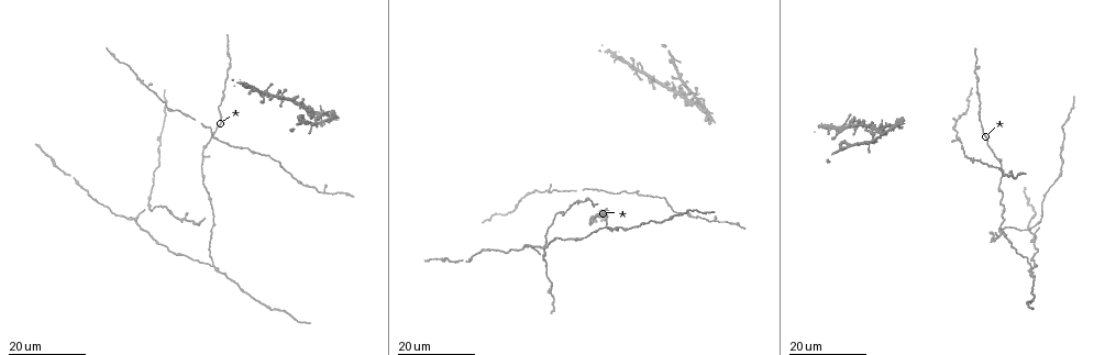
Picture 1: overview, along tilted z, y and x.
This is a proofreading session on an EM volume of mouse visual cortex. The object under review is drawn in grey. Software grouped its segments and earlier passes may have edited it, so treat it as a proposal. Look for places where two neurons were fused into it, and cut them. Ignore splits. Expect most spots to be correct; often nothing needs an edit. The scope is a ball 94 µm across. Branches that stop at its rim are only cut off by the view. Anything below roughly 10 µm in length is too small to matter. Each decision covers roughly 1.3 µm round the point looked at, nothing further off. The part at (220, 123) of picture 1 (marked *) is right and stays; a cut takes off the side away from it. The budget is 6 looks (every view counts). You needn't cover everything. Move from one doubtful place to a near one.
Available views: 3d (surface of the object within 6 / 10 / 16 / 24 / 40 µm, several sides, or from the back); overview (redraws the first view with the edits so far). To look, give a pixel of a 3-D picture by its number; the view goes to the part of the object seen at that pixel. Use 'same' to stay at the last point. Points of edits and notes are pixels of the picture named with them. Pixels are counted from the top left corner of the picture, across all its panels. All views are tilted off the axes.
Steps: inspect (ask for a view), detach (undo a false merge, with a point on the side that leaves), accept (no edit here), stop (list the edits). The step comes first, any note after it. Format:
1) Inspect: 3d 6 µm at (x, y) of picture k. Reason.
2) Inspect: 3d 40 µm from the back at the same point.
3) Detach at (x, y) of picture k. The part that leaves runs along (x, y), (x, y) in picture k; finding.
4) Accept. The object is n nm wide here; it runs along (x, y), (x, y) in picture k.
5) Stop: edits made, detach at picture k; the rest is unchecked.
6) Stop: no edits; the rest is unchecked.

Inspect: 3d 24 µm at (614, 230) of picture 1. Three arms meet.

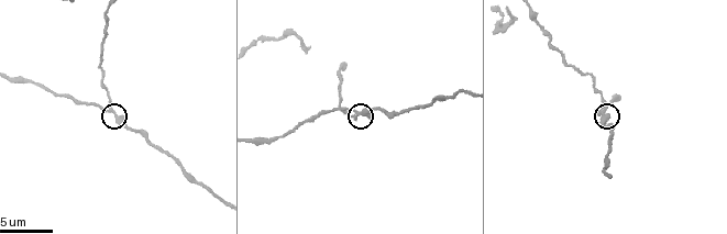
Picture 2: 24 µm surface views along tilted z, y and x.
Inspect: 3d 10 µm at (110, 110) of picture 2. Closer look.

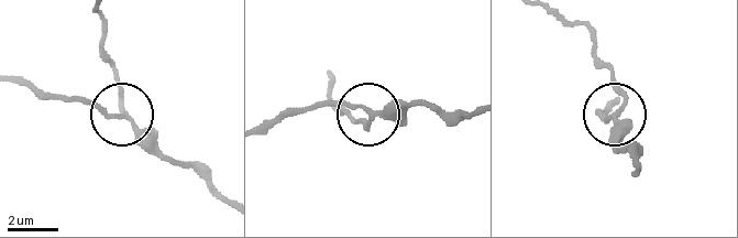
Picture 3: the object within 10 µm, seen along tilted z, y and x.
Inspect: 3d 6 µm at (611, 117) of picture 3. Closer look.

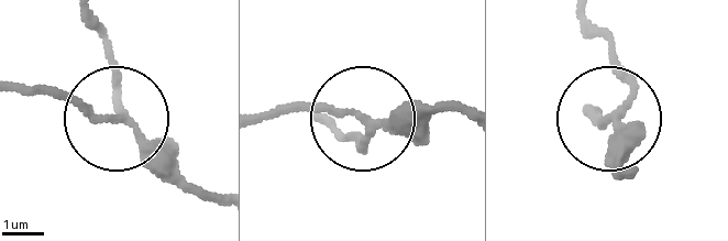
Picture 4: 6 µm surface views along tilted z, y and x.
Accept. It runs along (583, 18), (624, 84), (610, 123), (617, 177) in picture 4; one neuron here.

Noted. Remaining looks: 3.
Inspect: 3d 24 µm at (545, 254) of picture 1.

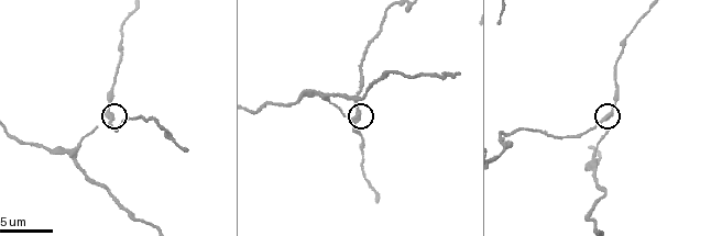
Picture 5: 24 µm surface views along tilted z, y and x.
Inspect: 3d 10 µm at (110, 114) of picture 5.

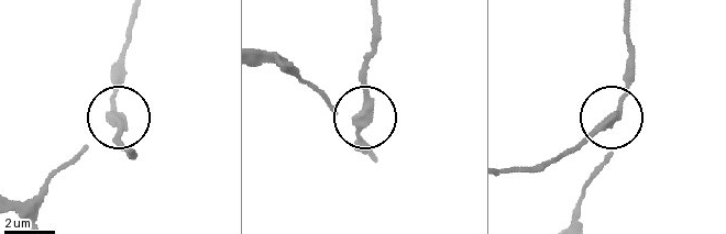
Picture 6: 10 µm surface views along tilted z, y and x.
Detach at (127, 130) of picture 6. The object is 320 nm wide here; the part that leaves runs along (360, 121), (364, 58), (378, 12) in picture 6; two neurons meet here.

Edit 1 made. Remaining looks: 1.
Inspect: 3d 10 µm at (592, 160) of picture 5. Branch point.

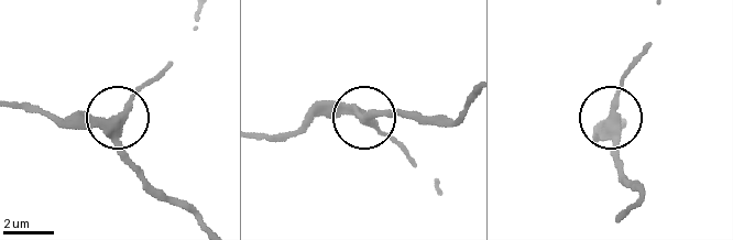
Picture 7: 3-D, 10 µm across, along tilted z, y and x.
Accept. 3 arms meet here; continuous, no second neuron.

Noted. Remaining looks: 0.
Stop: edits made, detach at picture 6; the rest is unchecked.

